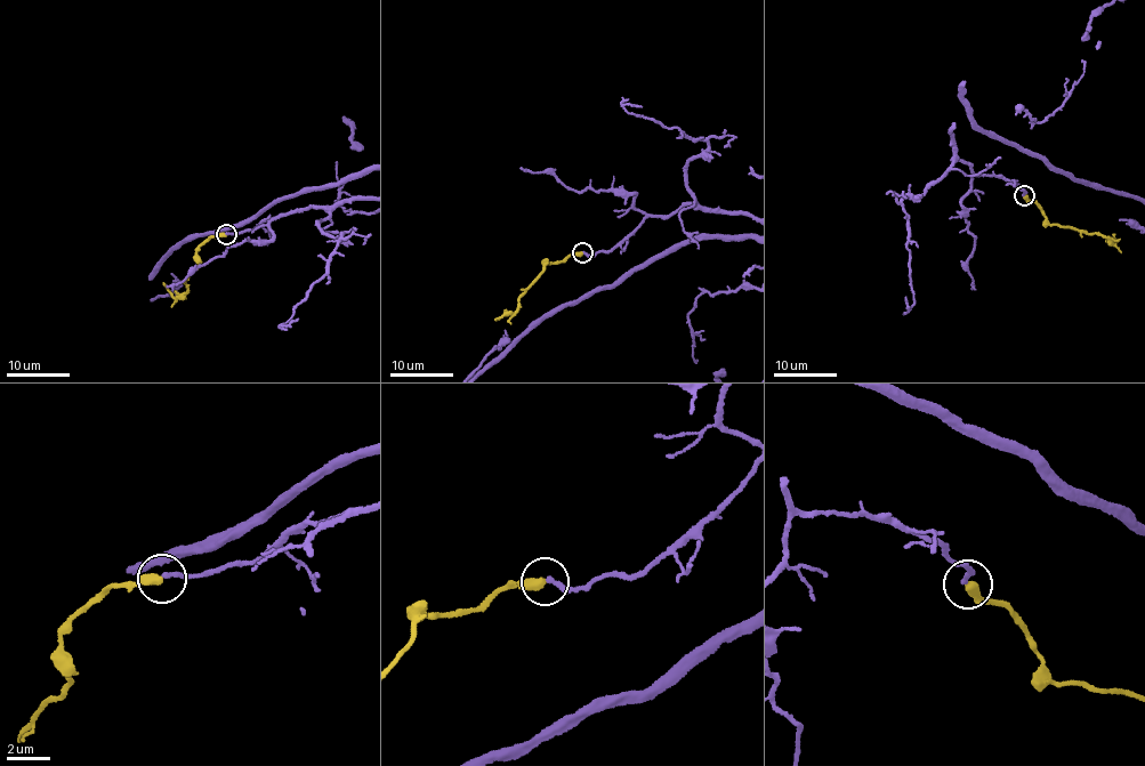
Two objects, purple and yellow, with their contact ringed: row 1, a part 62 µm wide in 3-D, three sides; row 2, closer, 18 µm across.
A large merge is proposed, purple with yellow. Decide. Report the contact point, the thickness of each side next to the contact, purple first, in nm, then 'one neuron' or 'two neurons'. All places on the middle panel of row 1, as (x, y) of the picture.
(582, 252) | 240/440 nm | one neuron

